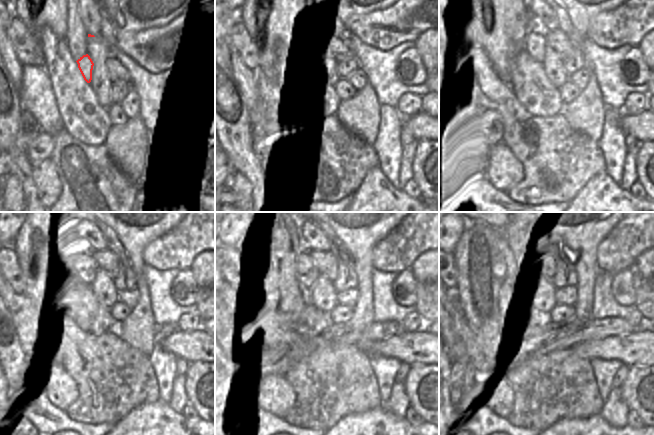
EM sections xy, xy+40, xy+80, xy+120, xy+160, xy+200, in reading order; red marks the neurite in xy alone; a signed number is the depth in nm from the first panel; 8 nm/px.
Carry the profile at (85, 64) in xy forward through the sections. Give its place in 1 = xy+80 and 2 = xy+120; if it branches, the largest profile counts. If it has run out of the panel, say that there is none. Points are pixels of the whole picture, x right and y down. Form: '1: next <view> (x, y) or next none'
1: next xy+80 (534, 43)
2: next xy+120 (86, 269)

